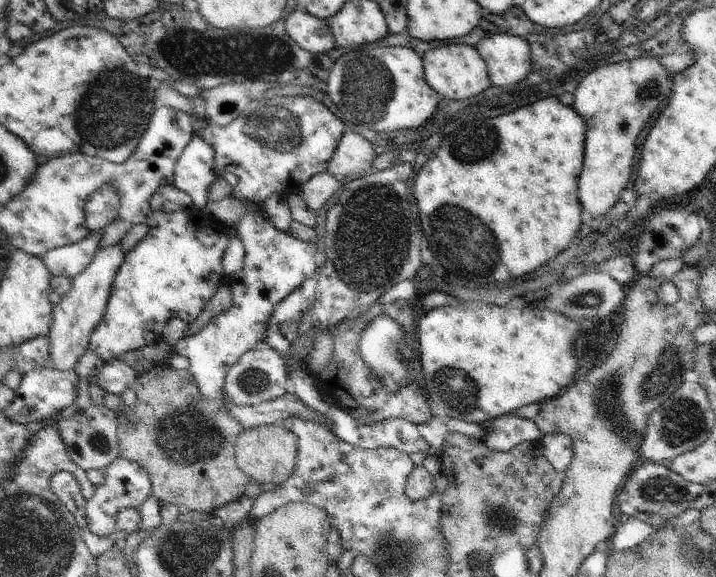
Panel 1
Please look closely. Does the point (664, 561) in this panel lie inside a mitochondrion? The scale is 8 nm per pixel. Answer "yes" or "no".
no

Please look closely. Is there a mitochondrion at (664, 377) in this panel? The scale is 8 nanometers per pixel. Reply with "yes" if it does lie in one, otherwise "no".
yes

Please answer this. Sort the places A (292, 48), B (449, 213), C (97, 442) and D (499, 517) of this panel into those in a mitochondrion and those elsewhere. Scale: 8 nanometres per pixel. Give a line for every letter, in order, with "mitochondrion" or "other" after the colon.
A: other
B: mitochondrion
C: mitochondrion
D: mitochondrion

